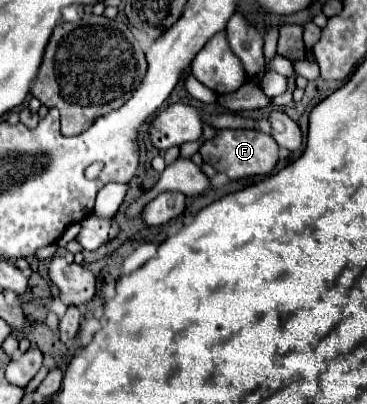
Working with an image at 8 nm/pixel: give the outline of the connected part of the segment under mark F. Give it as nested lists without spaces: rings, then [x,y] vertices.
[[[220,129],[216,137],[200,147],[200,155],[218,173],[226,173],[230,179],[244,179],[254,175],[268,175],[278,161],[278,145],[270,133],[256,129]]]

